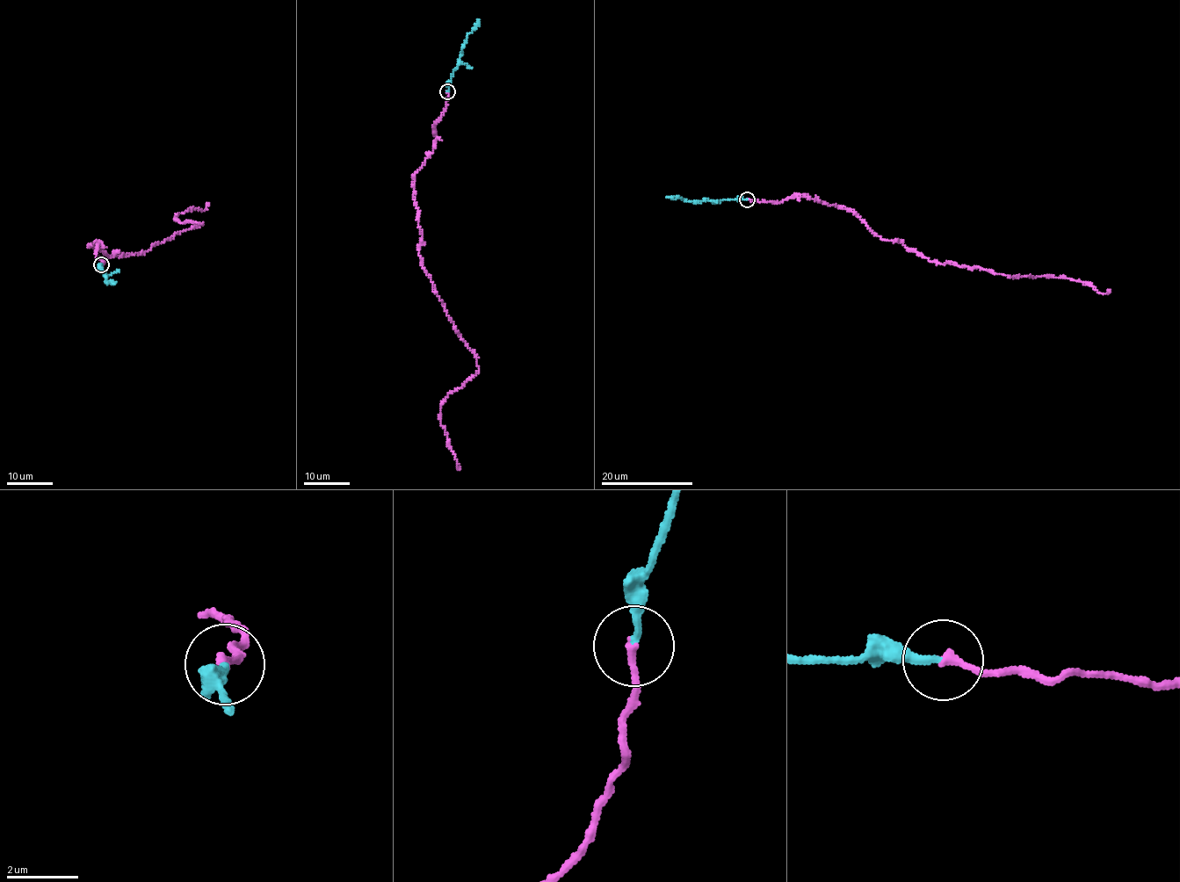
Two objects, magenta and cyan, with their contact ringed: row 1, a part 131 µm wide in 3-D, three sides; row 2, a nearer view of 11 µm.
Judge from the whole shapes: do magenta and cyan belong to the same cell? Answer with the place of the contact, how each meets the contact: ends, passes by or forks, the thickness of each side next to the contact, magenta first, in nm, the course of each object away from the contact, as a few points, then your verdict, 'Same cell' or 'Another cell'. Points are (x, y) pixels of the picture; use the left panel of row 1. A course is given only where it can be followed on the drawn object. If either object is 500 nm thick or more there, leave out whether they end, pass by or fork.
Place: (101, 264). At the ring magenta ends. At the ring cyan ends. Thickness 240 nm (magenta) against 200 nm. Course of magenta: (101, 264), (96, 254), (101, 242), (92, 243), (109, 256), (139, 254), (202, 223), (175, 218), (208, 204). Course of cyan: (101, 264), (99, 268), (105, 274), (105, 282), (112, 281), (114, 285). Same cell

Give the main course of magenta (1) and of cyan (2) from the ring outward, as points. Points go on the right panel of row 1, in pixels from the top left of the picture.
1: (747, 199), (805, 195), (852, 210), (879, 237), (899, 241), (930, 261), (1009, 276), (1069, 278), (1109, 291)
2: (747, 199), (694, 201), (665, 198)

